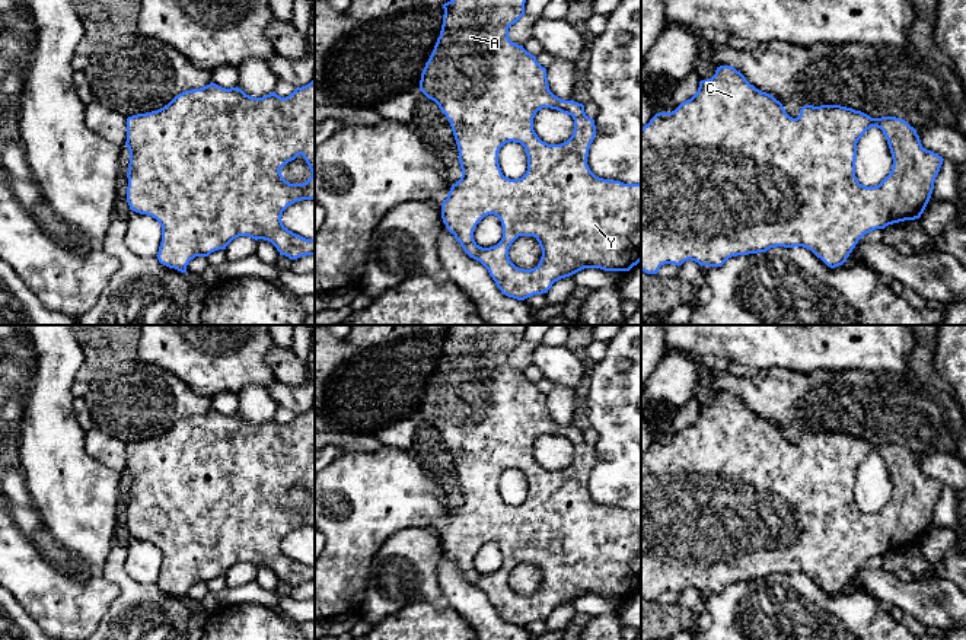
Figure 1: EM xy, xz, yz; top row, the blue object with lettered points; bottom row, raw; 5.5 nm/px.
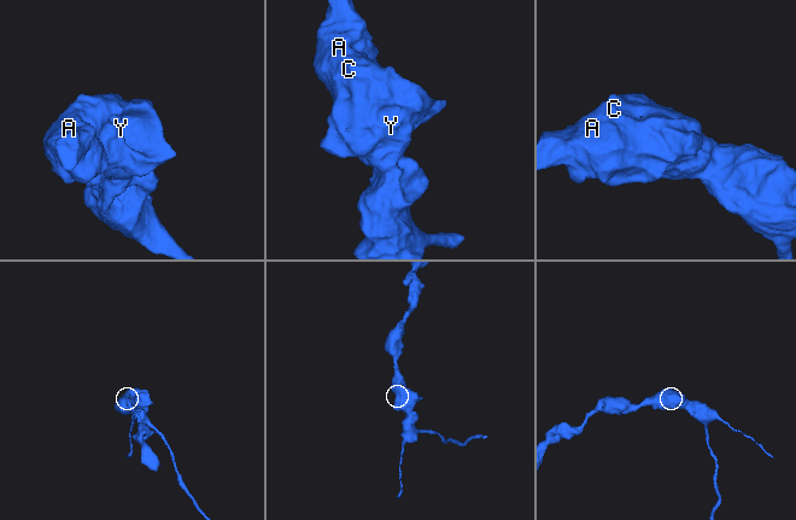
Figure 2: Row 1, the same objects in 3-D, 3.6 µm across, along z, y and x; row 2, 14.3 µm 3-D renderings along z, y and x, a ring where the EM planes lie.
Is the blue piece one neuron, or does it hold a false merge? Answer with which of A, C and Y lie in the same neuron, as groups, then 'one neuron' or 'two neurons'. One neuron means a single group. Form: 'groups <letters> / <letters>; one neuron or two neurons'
groups A C Y; one neuron

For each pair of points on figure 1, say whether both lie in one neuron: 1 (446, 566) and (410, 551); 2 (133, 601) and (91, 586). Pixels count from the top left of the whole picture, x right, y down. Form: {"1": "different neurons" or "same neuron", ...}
{"1": "different neurons", "2": "different neurons"}

